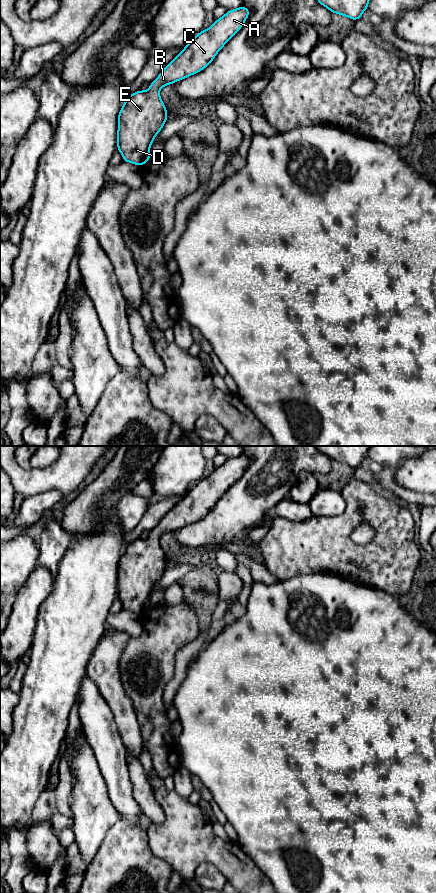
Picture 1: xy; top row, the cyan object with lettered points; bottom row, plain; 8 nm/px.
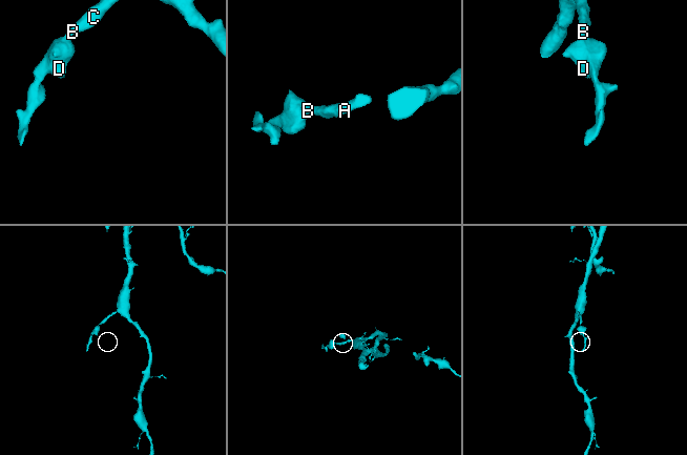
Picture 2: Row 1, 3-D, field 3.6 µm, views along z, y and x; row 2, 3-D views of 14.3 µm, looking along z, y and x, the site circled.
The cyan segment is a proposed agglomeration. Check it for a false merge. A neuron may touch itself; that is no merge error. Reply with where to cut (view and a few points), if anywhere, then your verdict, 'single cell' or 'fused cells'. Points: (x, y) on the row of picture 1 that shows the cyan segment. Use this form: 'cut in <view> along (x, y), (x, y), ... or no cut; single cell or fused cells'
no cut; single cell

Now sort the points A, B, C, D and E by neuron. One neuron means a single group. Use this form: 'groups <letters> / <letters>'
groups A B C D E

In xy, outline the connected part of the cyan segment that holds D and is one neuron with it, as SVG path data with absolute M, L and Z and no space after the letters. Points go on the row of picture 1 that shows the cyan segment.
M243 5L202 30L165 67L145 91L126 96L118 114L117 149L123 161L143 166L150 158L150 146L167 120L160 89L206 68L223 46L242 28L250 12Z

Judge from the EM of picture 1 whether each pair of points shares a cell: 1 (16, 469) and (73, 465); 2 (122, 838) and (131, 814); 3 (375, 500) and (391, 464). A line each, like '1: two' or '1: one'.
1: one
2: two
3: two

